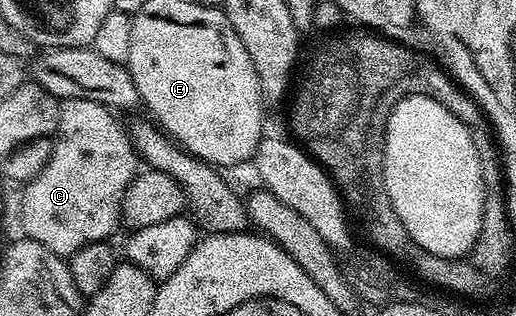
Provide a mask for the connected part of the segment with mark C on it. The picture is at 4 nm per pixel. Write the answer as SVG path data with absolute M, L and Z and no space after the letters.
M89 99L63 100L52 155L44 168L23 184L24 192L18 195L25 236L46 245L55 255L67 257L87 243L111 240L112 230L121 226L124 194L138 174L138 156L132 147L131 134L115 117L109 108Z

